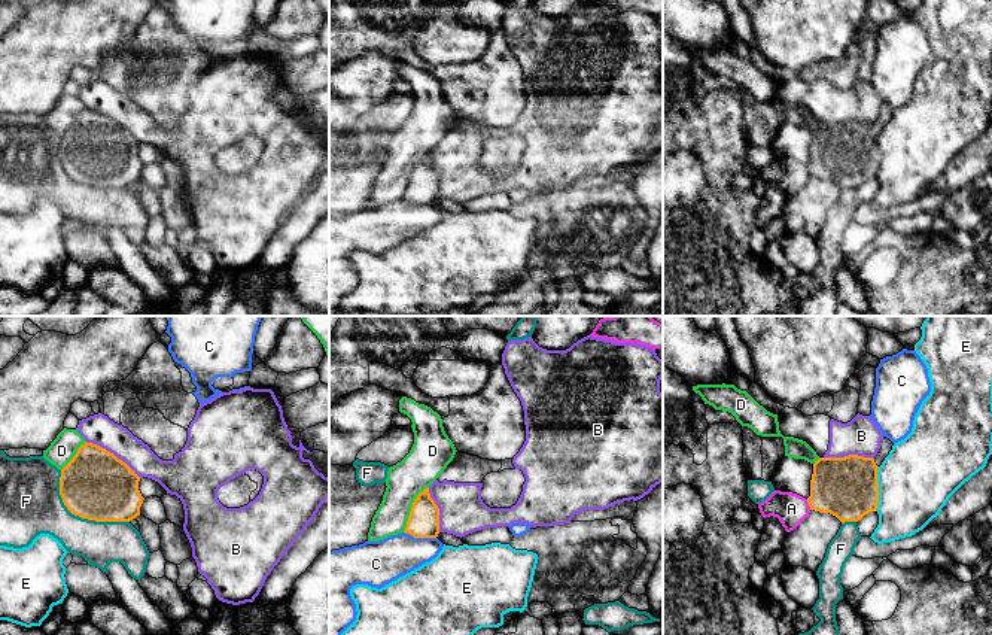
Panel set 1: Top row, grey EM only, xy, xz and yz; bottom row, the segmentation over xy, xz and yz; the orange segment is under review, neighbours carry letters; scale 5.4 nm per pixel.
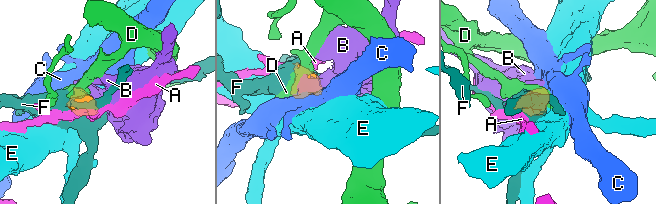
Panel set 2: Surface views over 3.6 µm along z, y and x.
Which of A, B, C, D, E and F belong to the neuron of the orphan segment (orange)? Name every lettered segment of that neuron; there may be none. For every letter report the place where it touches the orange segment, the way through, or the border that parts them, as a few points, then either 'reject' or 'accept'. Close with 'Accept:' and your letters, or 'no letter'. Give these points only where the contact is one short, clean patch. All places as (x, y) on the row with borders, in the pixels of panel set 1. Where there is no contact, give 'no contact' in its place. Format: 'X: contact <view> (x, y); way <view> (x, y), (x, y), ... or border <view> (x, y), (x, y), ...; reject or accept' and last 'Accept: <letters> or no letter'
A: contact yz (809, 504); border yz (806, 500), (811, 509); reject
B: contact xy (112, 453); way xy (96, 485), (110, 464), (112, 453), (99, 430); accept
C: contact xz (420, 537); border xz (404, 531), (414, 537), (435, 538); reject
D: contact xz (411, 509); reject
E: contact yz (878, 489); reject
F: contact xy (79, 516); reject
Accept: B

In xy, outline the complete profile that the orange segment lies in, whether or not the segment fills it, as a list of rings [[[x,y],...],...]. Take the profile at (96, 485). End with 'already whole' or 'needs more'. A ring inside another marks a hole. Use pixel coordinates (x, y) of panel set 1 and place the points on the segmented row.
[[[249,386],[200,404],[188,428],[188,441],[173,461],[159,459],[147,444],[103,413],[79,420],[76,429],[85,443],[60,477],[60,495],[67,510],[95,522],[130,522],[140,516],[144,499],[139,481],[143,477],[158,481],[182,501],[183,531],[198,572],[226,604],[255,601],[274,566],[329,498],[329,478],[302,458],[302,452],[310,450],[301,440],[298,447],[292,444],[282,405],[271,389]],[[247,470],[264,476],[259,495],[244,507],[223,507],[217,490]]]; needs more

